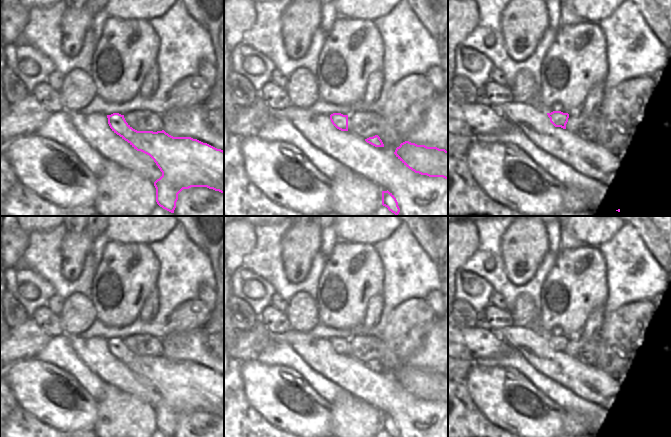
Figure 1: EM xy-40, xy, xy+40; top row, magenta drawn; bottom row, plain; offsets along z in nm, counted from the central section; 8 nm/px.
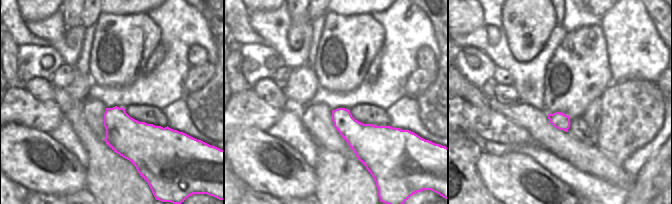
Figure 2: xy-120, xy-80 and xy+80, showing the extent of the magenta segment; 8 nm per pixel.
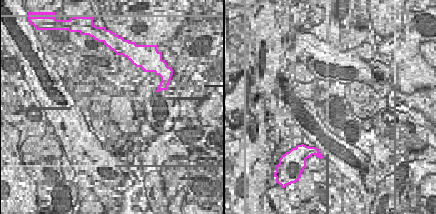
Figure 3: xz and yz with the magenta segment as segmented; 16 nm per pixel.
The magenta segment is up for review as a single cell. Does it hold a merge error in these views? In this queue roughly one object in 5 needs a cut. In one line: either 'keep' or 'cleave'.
keep

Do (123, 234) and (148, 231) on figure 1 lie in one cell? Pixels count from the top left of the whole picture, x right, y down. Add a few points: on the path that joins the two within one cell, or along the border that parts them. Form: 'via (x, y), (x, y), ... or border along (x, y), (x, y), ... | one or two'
via (129, 231), (142, 231) | one

